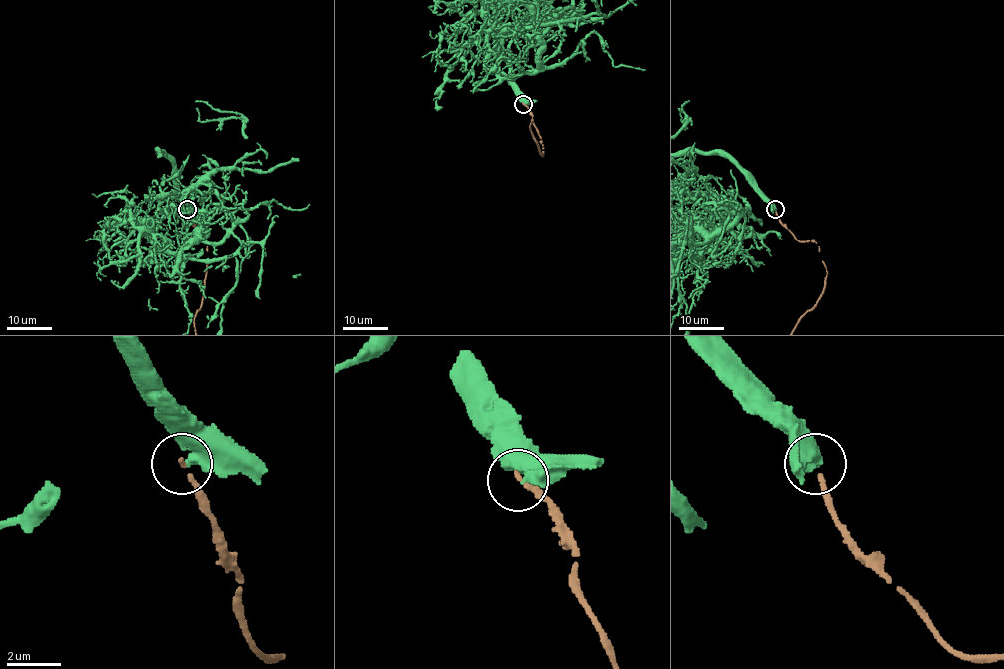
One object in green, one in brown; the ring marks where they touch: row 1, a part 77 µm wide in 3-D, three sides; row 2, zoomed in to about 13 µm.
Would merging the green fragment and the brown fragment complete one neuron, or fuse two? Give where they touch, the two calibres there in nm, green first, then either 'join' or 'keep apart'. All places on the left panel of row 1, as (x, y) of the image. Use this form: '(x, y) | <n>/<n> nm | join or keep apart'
(187, 209) | 550/160 nm | keep apart

